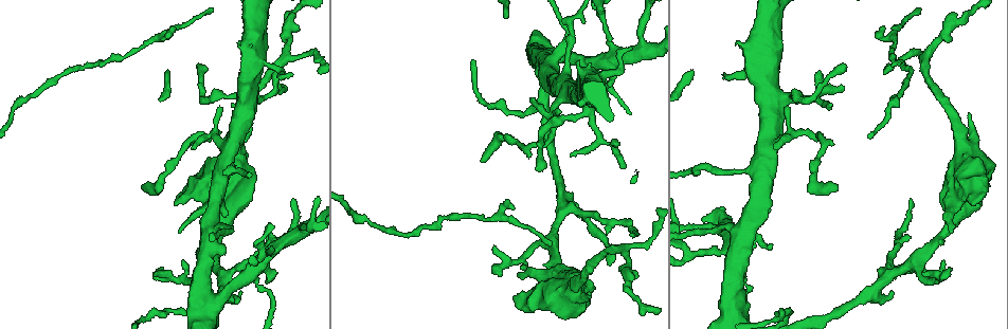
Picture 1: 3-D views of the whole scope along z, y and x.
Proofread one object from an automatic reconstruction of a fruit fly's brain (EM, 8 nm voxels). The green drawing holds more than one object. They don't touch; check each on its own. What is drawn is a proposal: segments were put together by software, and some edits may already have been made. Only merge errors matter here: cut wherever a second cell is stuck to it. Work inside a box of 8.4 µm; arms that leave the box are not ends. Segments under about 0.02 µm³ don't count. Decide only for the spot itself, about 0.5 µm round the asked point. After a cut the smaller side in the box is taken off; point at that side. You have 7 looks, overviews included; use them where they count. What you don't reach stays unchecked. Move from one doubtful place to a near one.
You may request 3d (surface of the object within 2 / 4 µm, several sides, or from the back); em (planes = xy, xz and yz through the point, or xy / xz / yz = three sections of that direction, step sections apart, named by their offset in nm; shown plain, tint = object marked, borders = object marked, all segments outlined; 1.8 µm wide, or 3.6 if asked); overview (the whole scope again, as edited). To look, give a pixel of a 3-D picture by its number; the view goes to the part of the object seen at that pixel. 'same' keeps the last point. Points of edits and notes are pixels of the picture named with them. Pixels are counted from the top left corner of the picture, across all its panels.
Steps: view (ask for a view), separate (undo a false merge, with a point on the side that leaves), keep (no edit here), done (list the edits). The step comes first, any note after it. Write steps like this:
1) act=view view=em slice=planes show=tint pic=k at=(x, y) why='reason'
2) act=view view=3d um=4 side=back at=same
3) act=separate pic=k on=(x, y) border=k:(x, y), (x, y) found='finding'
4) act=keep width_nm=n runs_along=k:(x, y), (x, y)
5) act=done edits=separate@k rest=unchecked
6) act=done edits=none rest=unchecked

act=view view=em slice=planes show=tint pic=1 at=(613, 62) why='branch point'

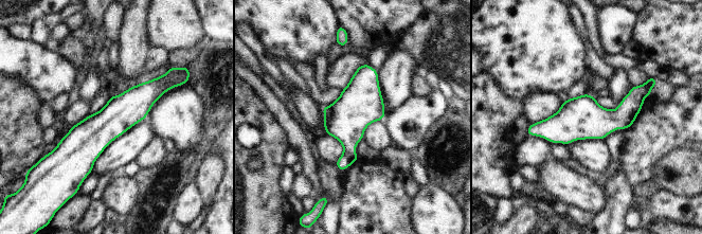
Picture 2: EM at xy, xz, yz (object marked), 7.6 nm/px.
act=keep runs_along=2:(169, 84), (79, 147), (61, 149) found='one cell here'

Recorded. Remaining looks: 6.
act=view view=em slice=planes show=plain pic=1 at=(888, 277) why='four-way junction'

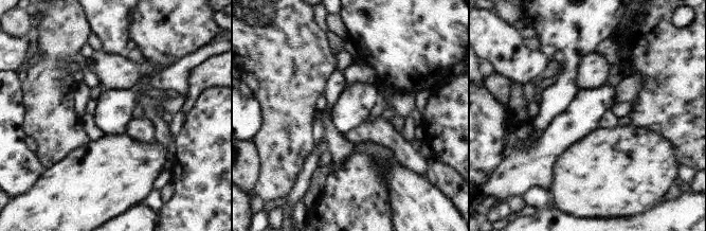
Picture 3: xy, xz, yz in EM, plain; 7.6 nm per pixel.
act=view view=em slice=planes show=borders at=same

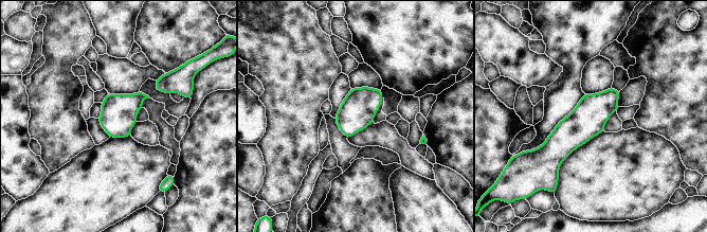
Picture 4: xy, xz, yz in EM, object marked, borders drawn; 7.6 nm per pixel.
act=keep width_nm=280 runs_along=4:(616, 92), (553, 152), (539, 152) found='all the same cell'

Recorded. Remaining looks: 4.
act=view view=em slice=planes show=tint pic=1 at=(244, 103) why='calibre changes'

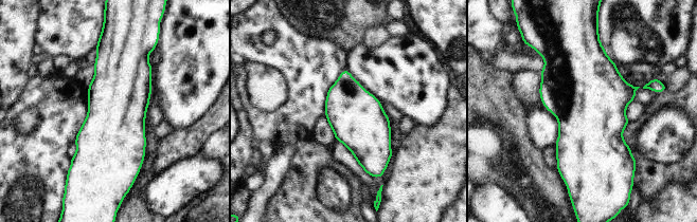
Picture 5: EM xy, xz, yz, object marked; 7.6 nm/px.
act=keep width_nm=420 found='all the same cell'

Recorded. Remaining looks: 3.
act=done edits=none rest=unchecked

